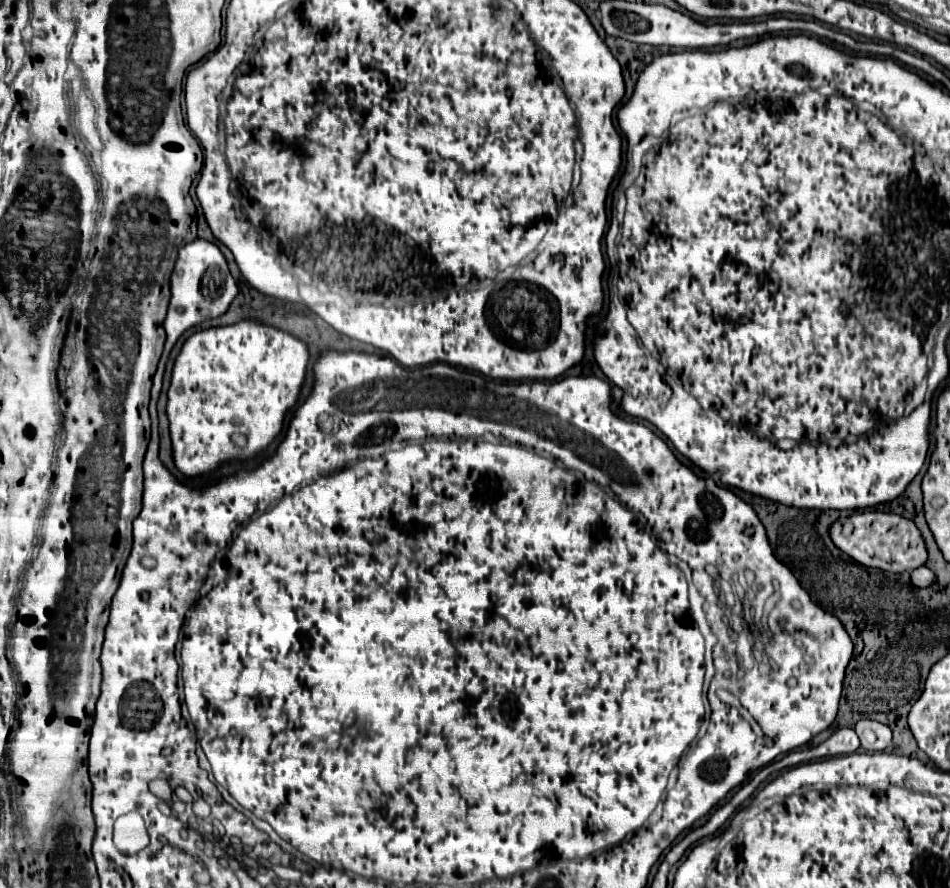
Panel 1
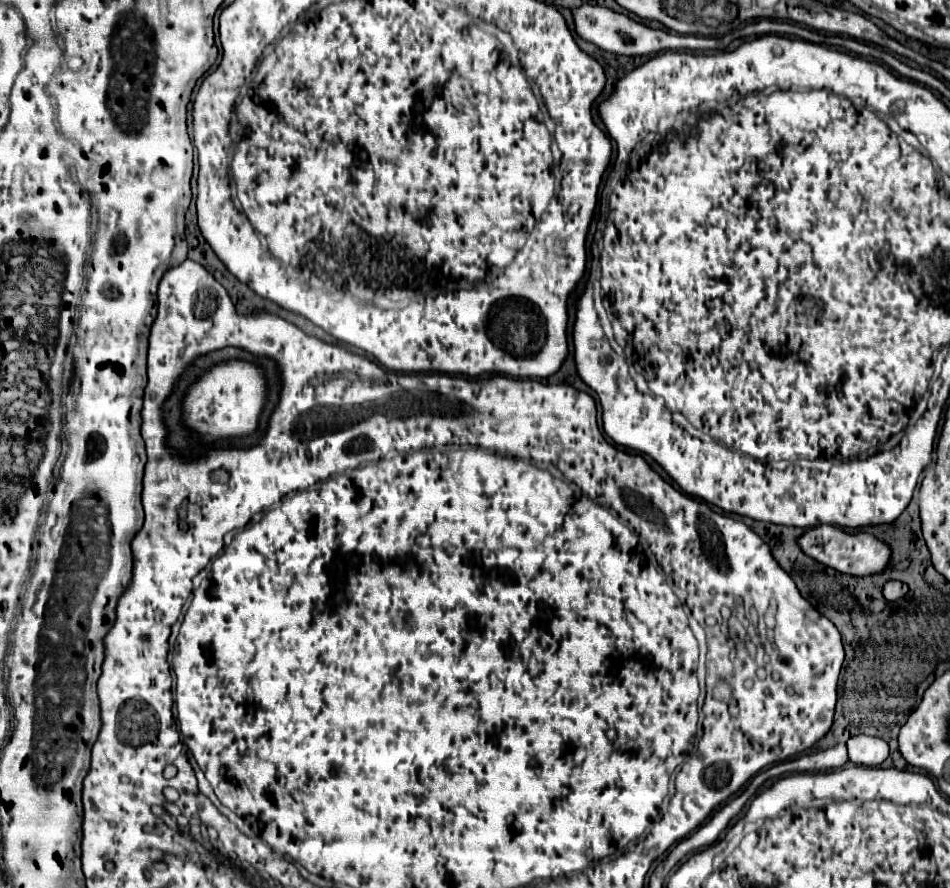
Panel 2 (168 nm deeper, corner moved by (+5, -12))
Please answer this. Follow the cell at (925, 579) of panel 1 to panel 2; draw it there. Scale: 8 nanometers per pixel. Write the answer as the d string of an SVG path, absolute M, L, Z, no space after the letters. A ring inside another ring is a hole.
M888 581L888 583L884 585L884 597L886 597L888 601L900 599L900 597L904 597L908 591L910 591L908 585L902 583L902 581Z

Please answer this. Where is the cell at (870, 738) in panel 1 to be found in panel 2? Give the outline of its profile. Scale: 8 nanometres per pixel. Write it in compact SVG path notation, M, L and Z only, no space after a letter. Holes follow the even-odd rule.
M854 735L848 739L848 755L856 765L880 765L888 757L888 743L880 737Z

